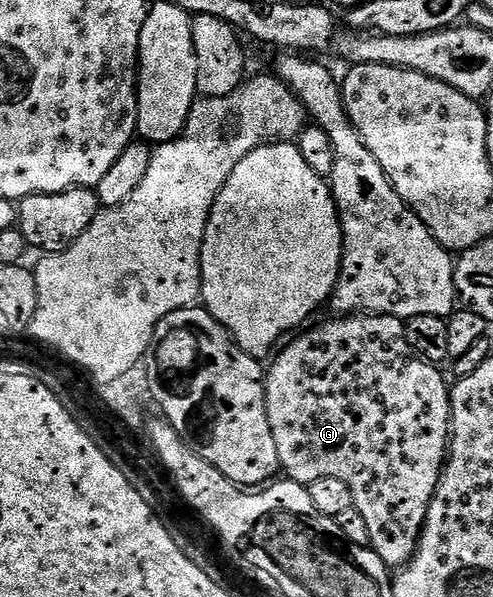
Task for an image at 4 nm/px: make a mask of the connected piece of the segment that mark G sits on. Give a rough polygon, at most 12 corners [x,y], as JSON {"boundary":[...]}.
{"boundary":[[333,315],[267,365],[280,472],[343,479],[417,549],[451,385],[402,318]]}

